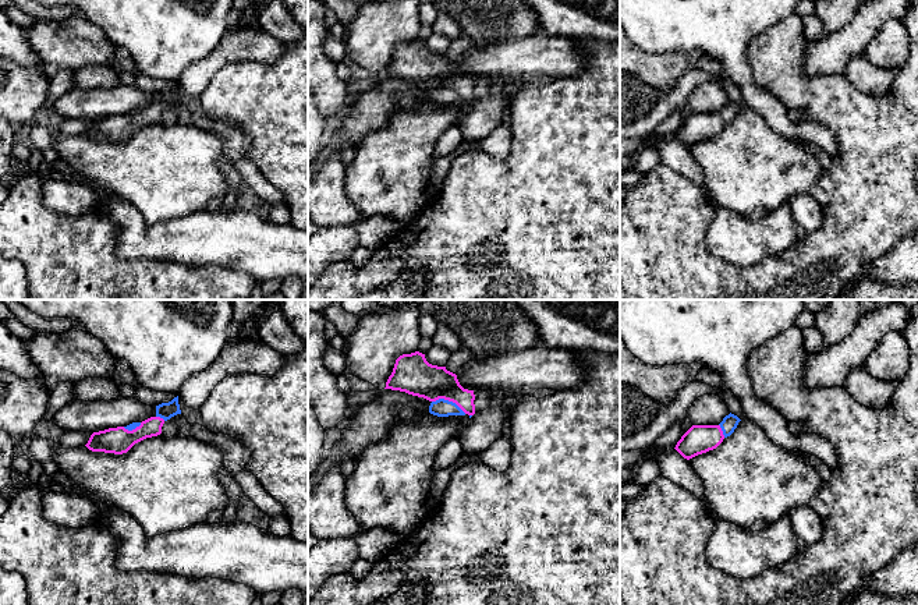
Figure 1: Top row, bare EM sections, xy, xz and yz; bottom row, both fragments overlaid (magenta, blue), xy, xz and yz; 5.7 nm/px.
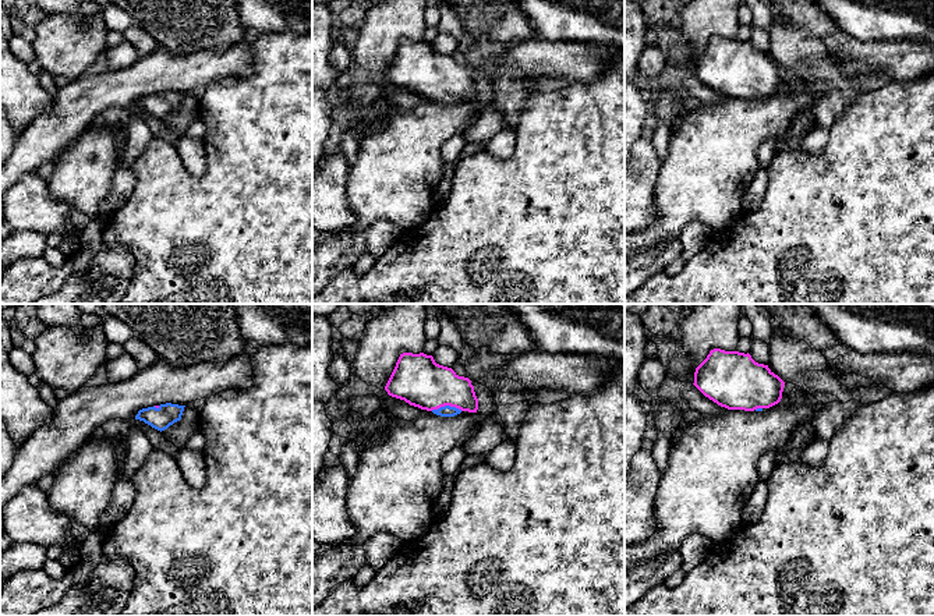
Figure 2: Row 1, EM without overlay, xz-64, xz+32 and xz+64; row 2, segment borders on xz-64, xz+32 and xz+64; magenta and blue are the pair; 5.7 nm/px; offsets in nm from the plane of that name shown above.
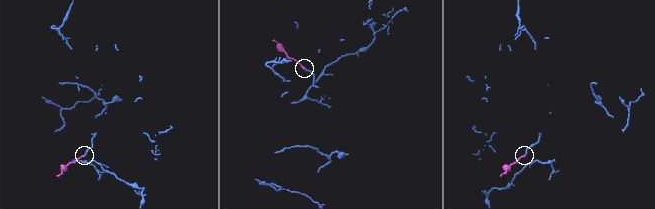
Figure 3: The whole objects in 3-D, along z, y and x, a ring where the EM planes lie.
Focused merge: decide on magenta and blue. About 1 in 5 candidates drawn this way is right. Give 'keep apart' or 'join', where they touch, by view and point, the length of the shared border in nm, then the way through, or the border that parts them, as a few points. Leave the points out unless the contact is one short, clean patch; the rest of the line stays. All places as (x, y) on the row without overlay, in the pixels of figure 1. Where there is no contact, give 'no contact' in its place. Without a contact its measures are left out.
join | xz (449, 88) | 220 nm | across xz (414, 63), (429, 69), (449, 88), (440, 95)

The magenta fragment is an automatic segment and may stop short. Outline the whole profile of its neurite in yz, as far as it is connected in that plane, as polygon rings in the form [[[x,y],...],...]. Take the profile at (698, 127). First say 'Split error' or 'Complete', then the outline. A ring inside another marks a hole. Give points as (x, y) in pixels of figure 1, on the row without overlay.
Split error. [[[730,100],[719,113],[692,113],[674,137],[687,148],[713,138],[734,120],[740,109]]]

